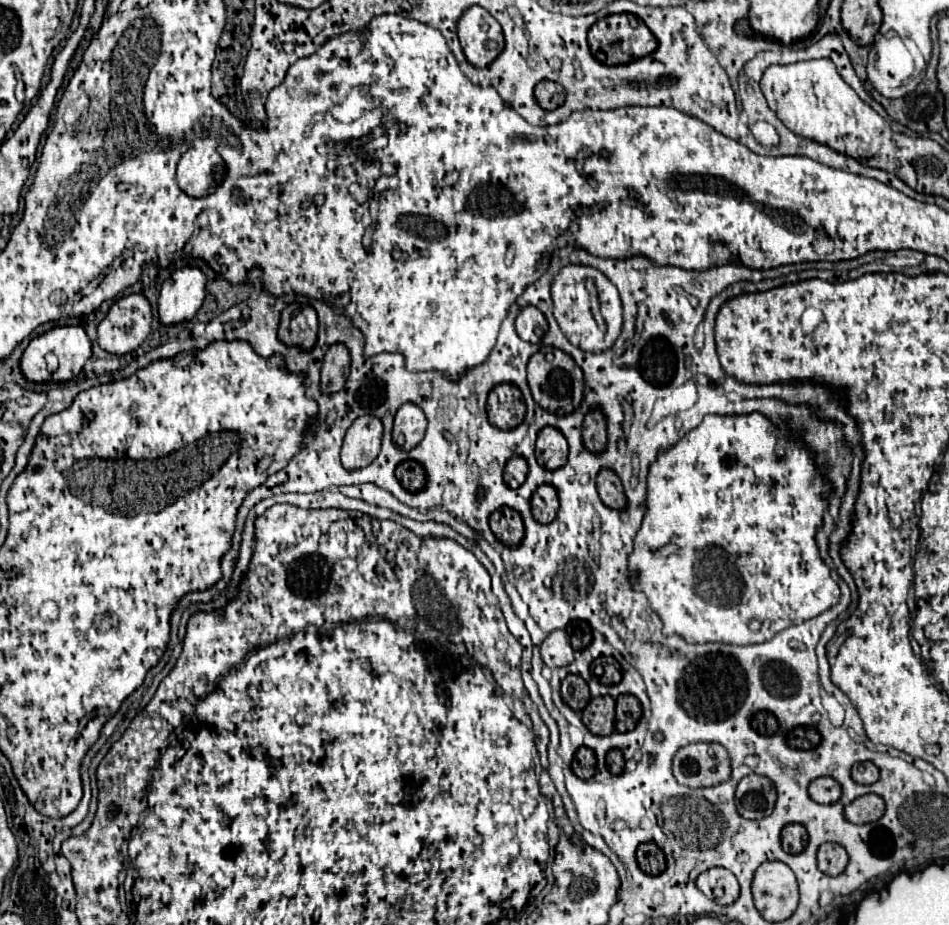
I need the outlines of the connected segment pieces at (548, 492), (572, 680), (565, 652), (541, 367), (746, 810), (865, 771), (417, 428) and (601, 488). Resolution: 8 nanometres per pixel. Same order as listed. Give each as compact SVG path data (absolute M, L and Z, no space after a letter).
M539 485L531 495L531 513L539 523L551 523L559 511L559 499L553 485Z
M567 675L561 681L561 697L571 709L583 711L583 707L591 699L591 693L589 693L587 683L583 679L579 679L579 675Z
M551 631L545 641L541 643L541 659L547 667L565 667L573 659L571 643L565 635L565 631Z
M541 345L539 351L529 359L527 365L527 381L533 393L533 399L547 411L565 415L571 413L575 407L579 407L581 399L583 399L583 371L581 367L571 359L571 355L567 355L565 351L557 349L557 347L549 347L549 345Z
M751 773L743 777L737 785L735 793L735 805L739 815L747 819L763 819L771 815L777 801L775 787L769 777Z
M865 761L859 767L855 767L851 775L853 775L853 781L869 785L869 783L875 783L879 779L879 769L871 761Z
M403 403L395 415L393 441L409 451L423 439L425 429L427 429L427 419L423 409L415 403Z
M601 469L597 473L597 491L599 491L603 503L607 503L607 507L623 509L627 505L623 485L621 485L619 477L611 469Z

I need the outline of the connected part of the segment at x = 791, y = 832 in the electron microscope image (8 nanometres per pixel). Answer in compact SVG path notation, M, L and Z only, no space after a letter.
M797 823L787 825L781 833L781 839L783 839L783 849L787 853L801 853L807 847L807 831L803 825Z

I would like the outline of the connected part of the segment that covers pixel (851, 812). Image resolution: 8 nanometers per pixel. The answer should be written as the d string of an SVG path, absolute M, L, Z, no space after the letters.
M869 793L869 795L863 795L859 799L855 799L847 809L845 809L845 817L851 821L851 823L873 823L877 819L881 819L885 813L885 801L883 797L875 795L875 793Z

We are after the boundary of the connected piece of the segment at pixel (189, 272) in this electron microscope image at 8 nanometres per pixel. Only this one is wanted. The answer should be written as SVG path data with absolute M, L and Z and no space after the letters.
M199 267L177 269L159 295L159 319L165 325L193 319L205 299L207 277Z

